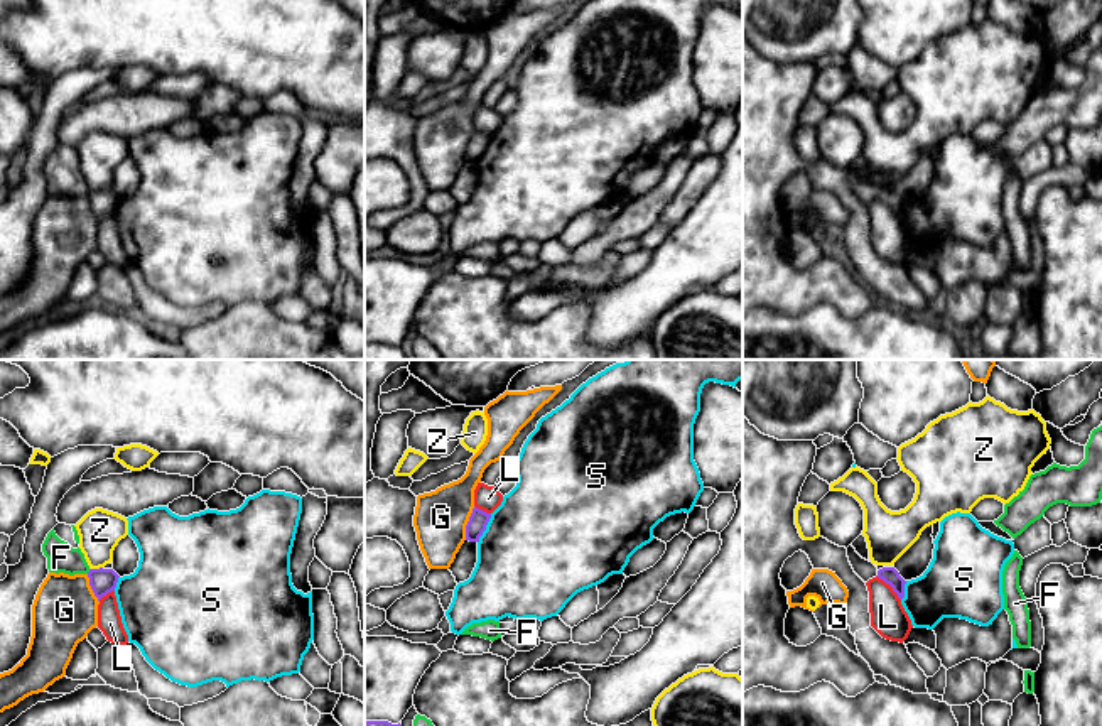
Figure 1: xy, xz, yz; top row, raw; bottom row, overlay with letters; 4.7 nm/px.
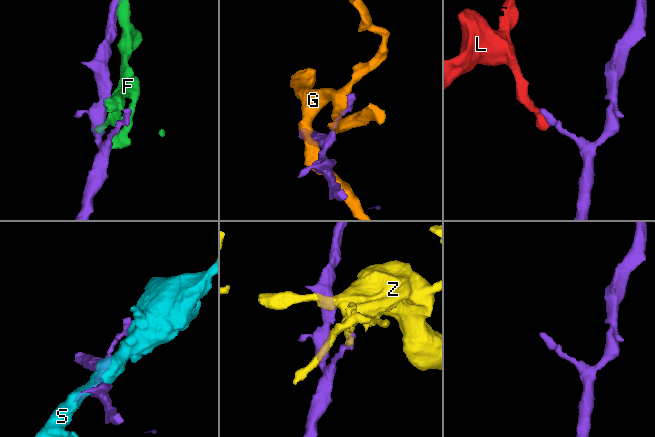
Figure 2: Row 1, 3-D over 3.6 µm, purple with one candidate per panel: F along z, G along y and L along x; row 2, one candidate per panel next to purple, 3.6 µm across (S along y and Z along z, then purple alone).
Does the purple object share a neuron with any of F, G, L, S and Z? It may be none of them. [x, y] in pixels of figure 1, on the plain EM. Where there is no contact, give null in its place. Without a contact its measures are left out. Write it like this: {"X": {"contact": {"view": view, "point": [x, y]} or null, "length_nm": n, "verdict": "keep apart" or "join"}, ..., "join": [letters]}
{"F": {"contact": {"view": "xy", "point": [90, 193]}, "length_nm": 30, "verdict": "keep apart"}, "G": {"contact": {"view": "xz", "point": [468, 146]}, "length_nm": 170, "verdict": "keep apart"}, "L": {"contact": {"view": "yz", "point": [890, 206]}, "length_nm": 170, "verdict": "keep apart"}, "S": {"contact": {"view": "xz", "point": [485, 151]}, "length_nm": 160, "verdict": "keep apart"}, "Z": {"contact": {"view": "xy", "point": [95, 191]}, "length_nm": 70, "verdict": "keep apart"}, "join": []}

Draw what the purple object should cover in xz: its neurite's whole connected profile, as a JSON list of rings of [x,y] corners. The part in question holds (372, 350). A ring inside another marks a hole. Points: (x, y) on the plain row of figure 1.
[[[366,343],[365,360],[407,360],[402,346],[392,346],[388,343]]]

